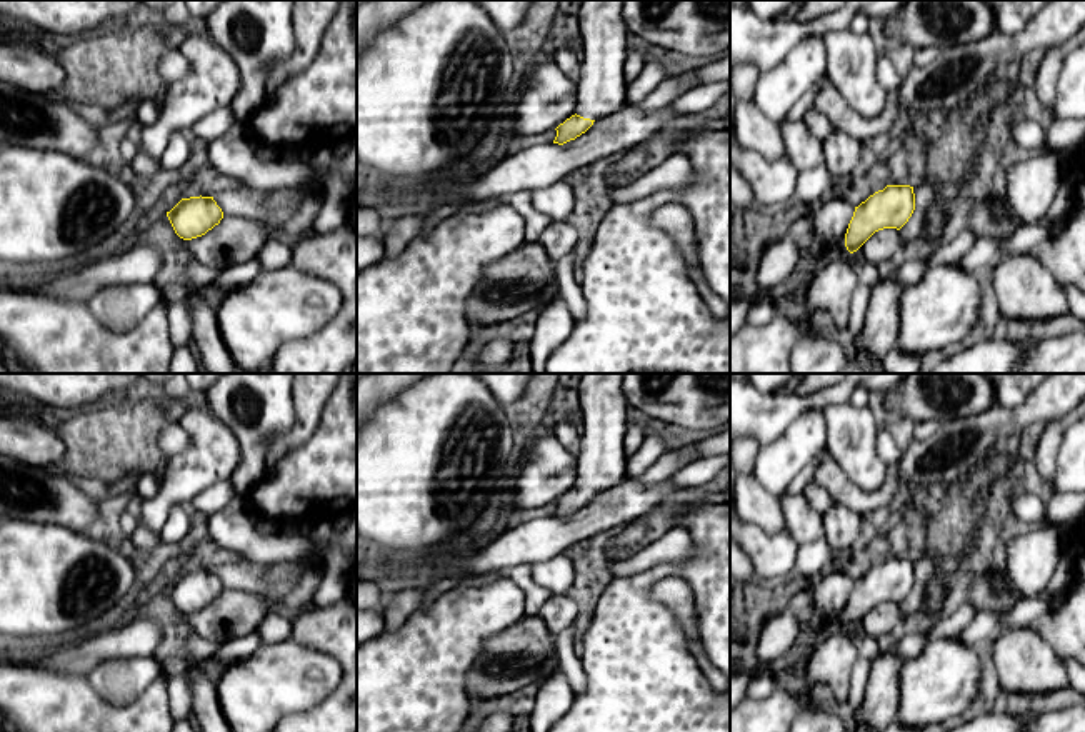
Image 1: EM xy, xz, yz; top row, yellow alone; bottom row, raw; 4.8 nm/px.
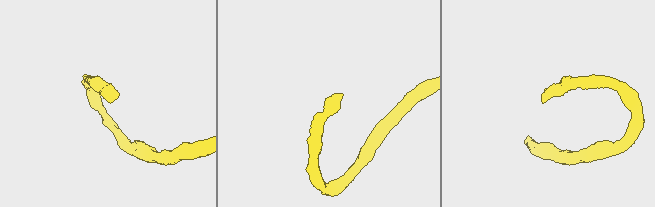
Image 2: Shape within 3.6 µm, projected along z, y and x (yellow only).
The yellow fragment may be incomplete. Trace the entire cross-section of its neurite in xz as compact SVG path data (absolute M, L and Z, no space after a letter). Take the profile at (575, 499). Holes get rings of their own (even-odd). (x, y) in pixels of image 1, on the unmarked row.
M582 374L580 450L577 452L577 487L560 497L553 517L563 519L585 507L595 494L627 479L623 435L627 432L627 399L623 374Z

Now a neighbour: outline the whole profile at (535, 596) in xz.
M528 564L512 567L507 577L515 582L525 592L525 615L538 615L542 605L552 597L552 592L540 587L530 572Z

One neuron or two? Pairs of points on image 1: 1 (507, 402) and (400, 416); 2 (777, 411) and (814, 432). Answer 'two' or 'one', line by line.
1: two
2: two

